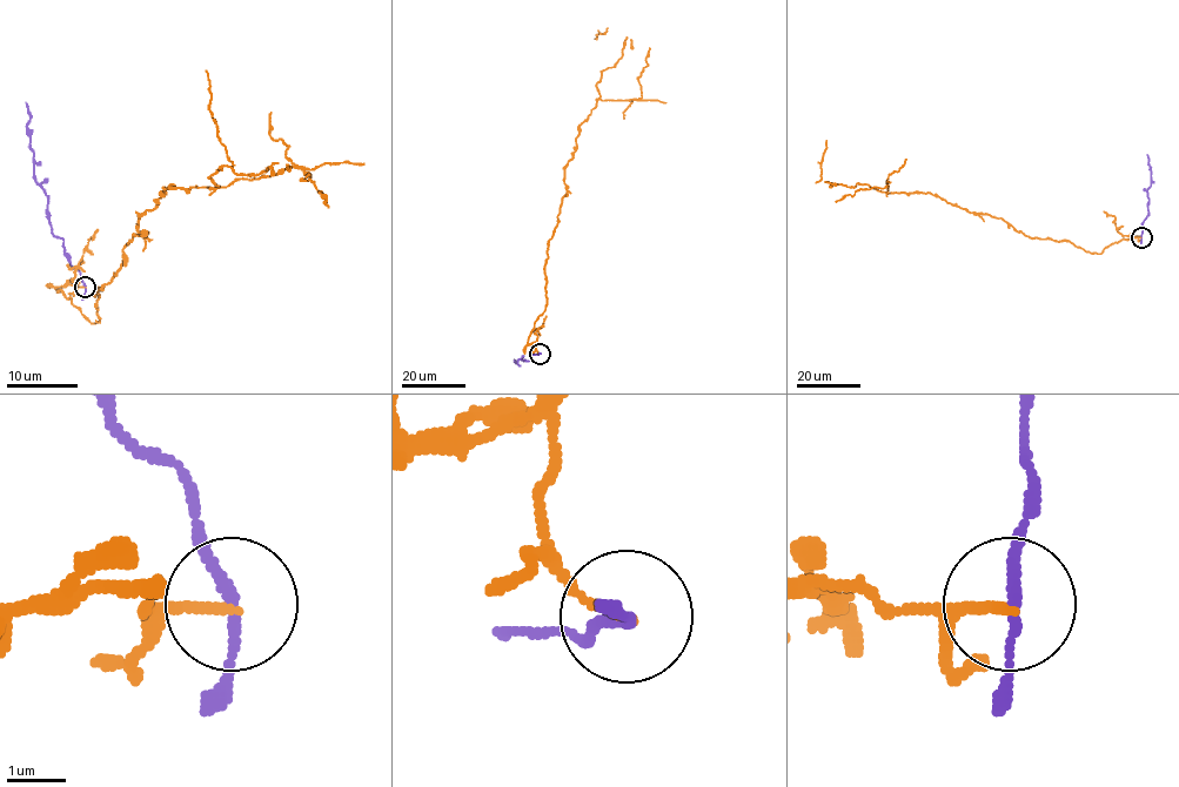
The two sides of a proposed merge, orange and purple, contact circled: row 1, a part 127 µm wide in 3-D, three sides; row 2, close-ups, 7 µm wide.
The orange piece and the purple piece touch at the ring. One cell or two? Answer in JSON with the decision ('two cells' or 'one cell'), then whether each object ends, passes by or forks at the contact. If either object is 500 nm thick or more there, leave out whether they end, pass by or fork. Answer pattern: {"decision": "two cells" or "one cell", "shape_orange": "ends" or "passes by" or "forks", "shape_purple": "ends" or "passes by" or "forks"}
{"decision": "two cells", "shape_orange": "ends", "shape_purple": "passes by"}

